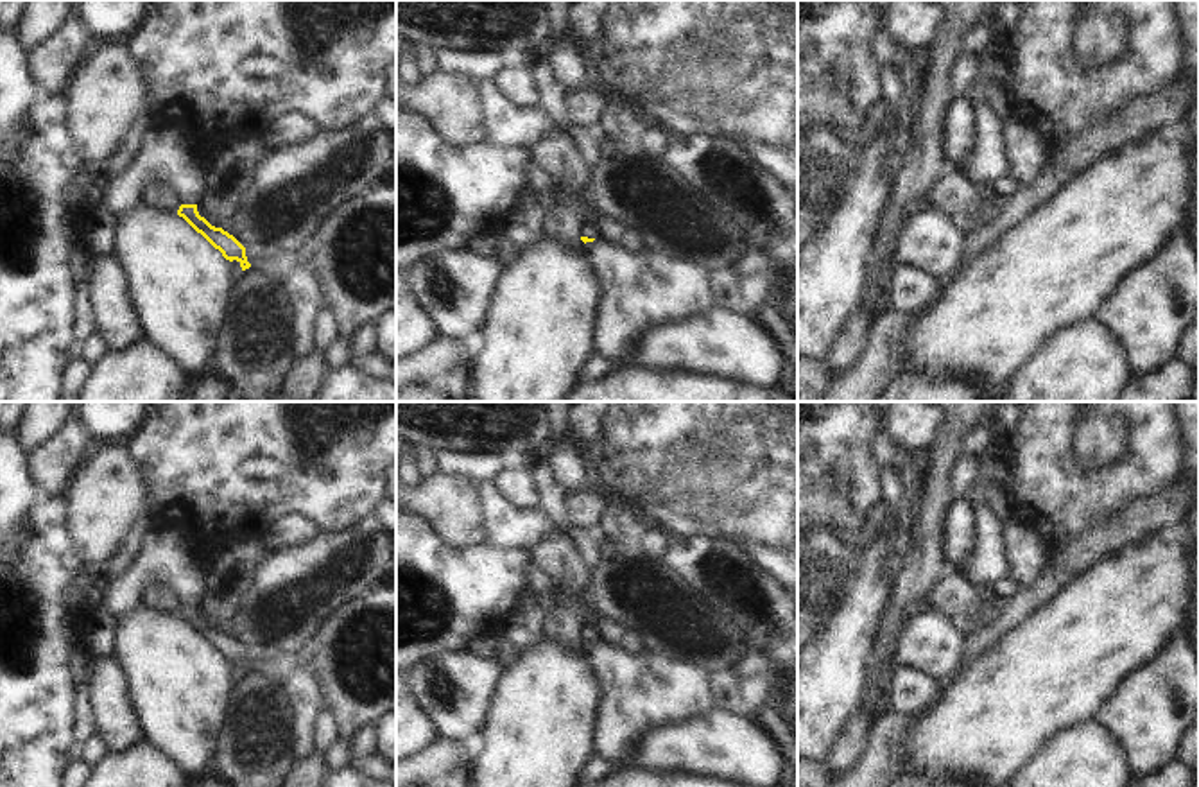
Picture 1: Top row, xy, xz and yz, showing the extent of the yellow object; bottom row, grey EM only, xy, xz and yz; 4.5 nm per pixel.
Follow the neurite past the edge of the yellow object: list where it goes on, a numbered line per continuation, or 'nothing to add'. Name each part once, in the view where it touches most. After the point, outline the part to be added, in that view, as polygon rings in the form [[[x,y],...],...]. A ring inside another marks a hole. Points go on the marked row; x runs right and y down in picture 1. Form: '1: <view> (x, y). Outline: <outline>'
1: xy (162, 156). Outline: [[[149,127],[131,165],[102,183],[100,203],[118,221],[143,203],[149,183],[170,185],[181,204],[199,204],[204,190],[204,167],[185,147],[174,127]]]

